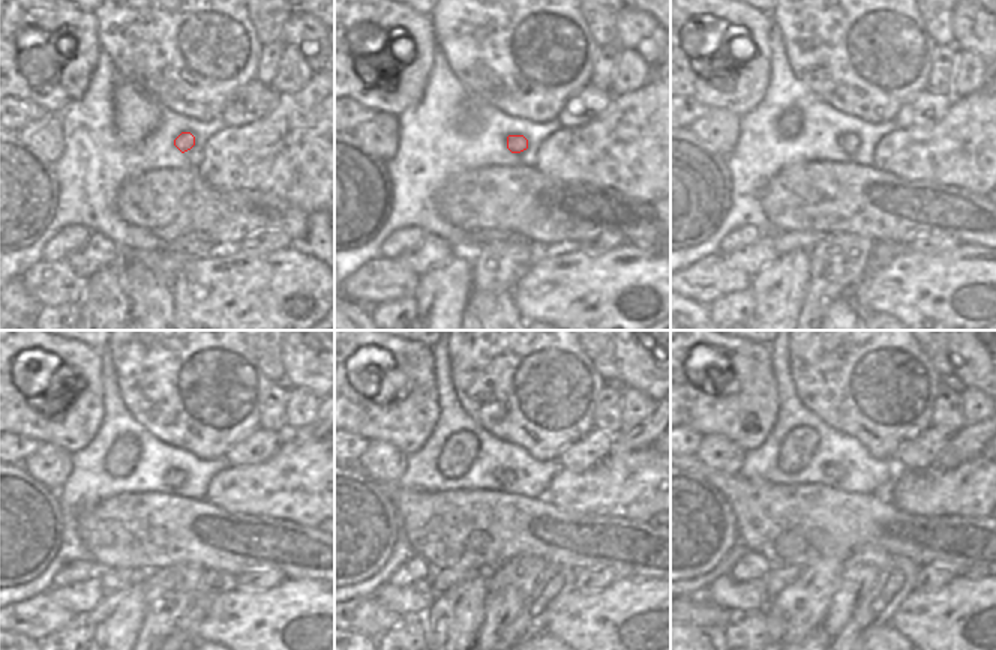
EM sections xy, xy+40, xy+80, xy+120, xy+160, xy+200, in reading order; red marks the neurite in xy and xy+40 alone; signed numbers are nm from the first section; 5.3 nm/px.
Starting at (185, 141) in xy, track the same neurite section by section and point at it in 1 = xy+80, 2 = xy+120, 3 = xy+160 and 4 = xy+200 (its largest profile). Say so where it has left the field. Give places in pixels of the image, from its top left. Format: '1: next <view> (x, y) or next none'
1: next xy+80 (849, 143)
2: next xy+120 (174, 478)
3: next xy+160 (504, 476)
4: next xy+200 (834, 472)

